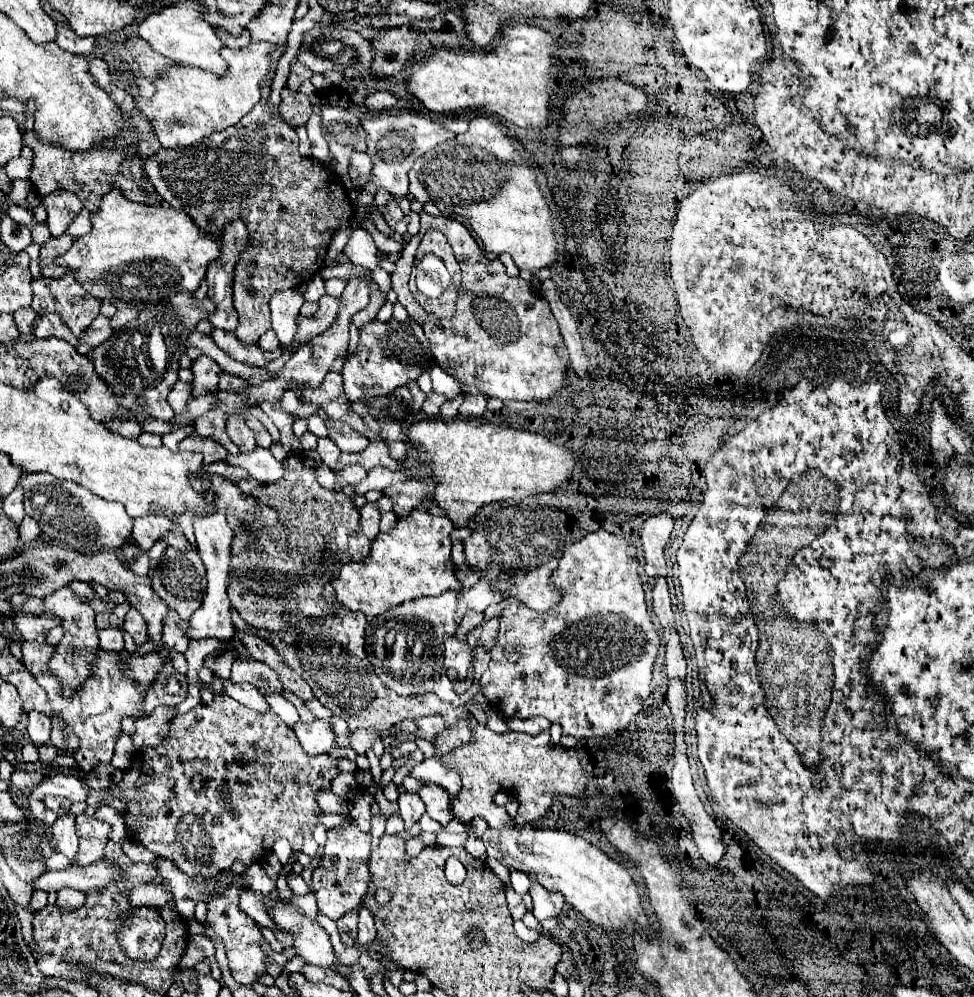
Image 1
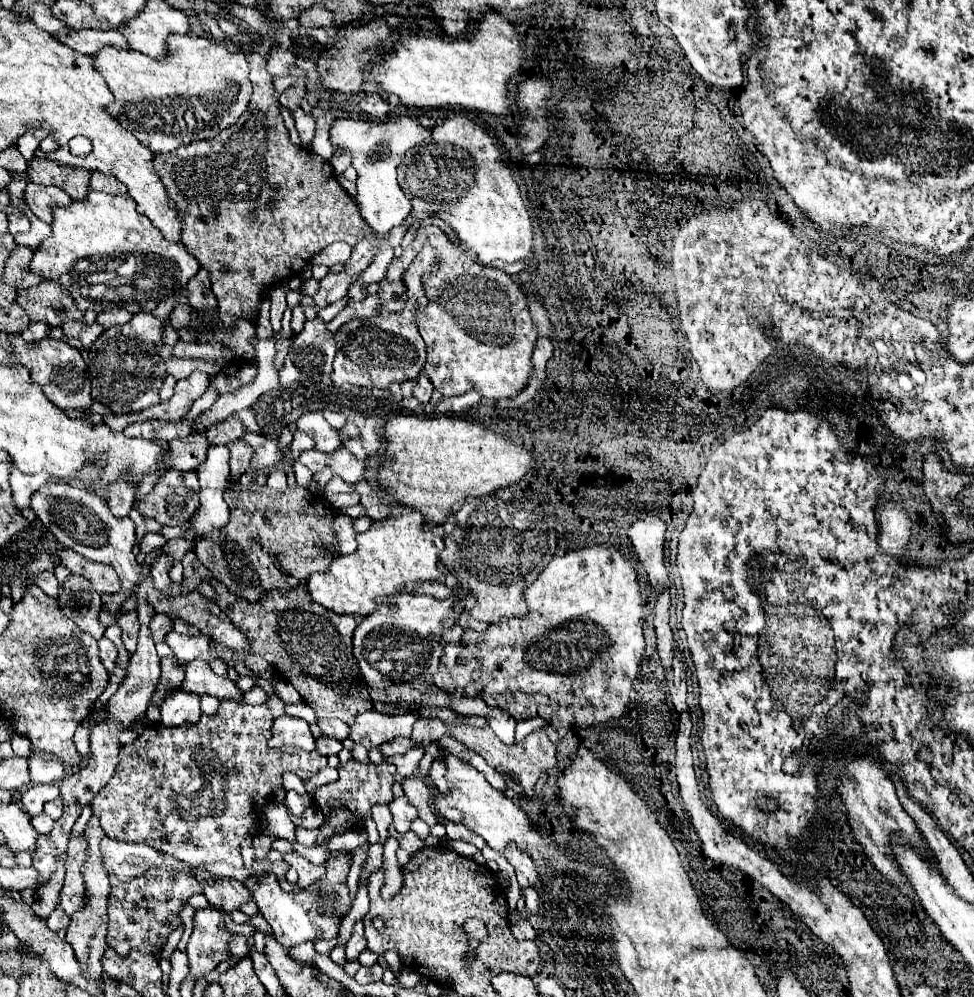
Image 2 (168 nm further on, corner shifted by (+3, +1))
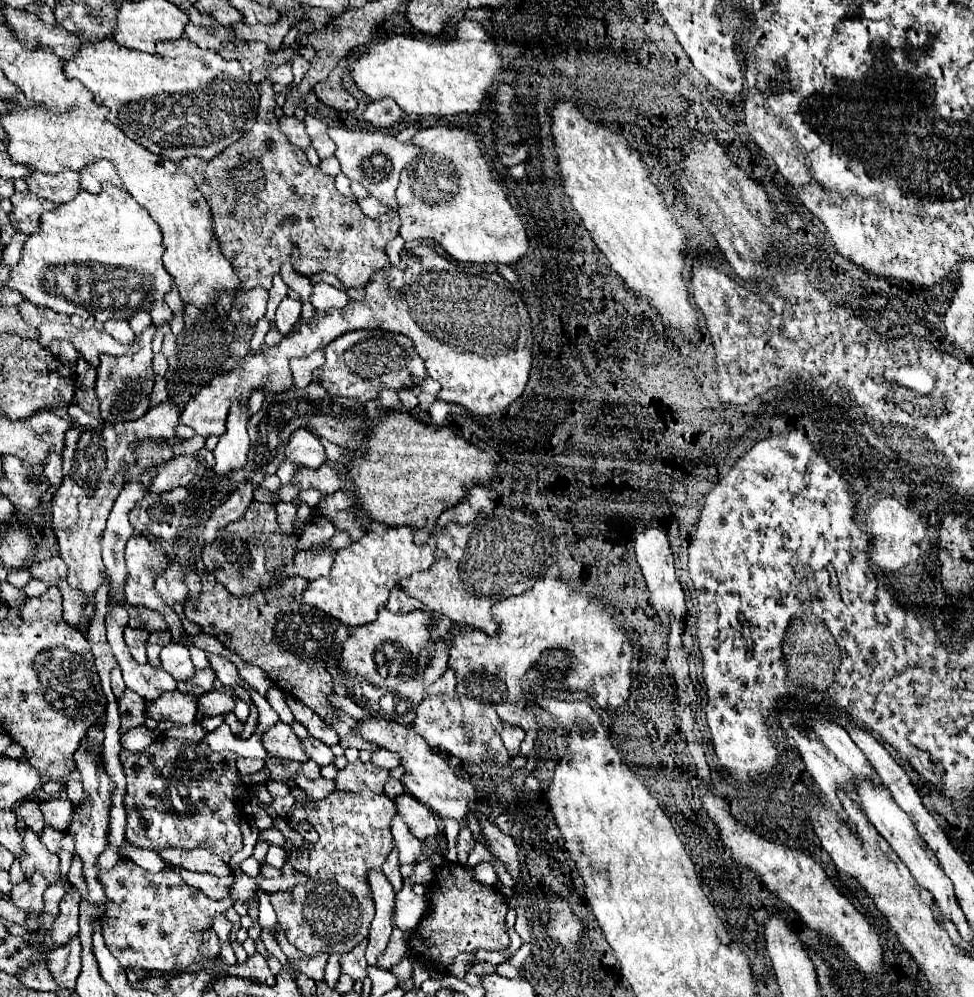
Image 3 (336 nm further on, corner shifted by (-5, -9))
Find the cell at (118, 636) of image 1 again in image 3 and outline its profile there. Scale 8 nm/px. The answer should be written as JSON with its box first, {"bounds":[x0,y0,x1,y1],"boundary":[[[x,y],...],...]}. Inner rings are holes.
{"bounds":[111,665,125,699],"boundary":[[[115,665],[113,671],[111,671],[111,687],[113,687],[113,693],[115,693],[117,699],[119,699],[119,697],[123,695],[123,691],[125,691],[125,683],[123,683],[121,667],[119,667],[119,665]]]}

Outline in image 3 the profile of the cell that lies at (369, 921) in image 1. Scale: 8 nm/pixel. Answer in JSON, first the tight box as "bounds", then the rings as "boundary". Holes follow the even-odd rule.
{"bounds":[341,939,367,979],"boundary":[[[363,939],[355,949],[341,955],[341,971],[347,973],[353,979],[365,979],[367,977],[367,961],[365,961],[365,947],[367,939]]]}

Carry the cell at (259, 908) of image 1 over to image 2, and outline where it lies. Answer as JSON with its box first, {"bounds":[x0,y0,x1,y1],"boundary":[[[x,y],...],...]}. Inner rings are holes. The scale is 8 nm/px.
{"bounds":[203,879,251,913],"boundary":[[[221,879],[221,881],[217,881],[215,885],[205,887],[203,893],[205,893],[207,901],[209,901],[213,907],[217,907],[217,909],[221,909],[221,911],[227,911],[227,913],[233,911],[233,909],[237,909],[241,903],[251,901],[249,891],[247,891],[245,885],[243,885],[241,881],[237,881],[237,879]]]}

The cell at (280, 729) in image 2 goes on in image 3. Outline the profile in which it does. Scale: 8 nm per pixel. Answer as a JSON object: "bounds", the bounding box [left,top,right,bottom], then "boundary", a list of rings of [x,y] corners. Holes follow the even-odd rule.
{"bounds":[263,721,309,761],"boundary":[[[277,721],[265,735],[263,735],[263,747],[271,753],[271,755],[279,755],[279,757],[289,757],[293,761],[307,761],[309,755],[303,749],[301,739],[295,735],[295,731],[291,729],[291,725]]]}

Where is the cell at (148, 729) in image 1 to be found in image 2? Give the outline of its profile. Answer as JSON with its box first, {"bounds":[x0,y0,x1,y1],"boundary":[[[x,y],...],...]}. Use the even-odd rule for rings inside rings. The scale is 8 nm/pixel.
{"bounds":[161,691,203,727],"boundary":[[[179,691],[163,701],[161,723],[165,727],[197,723],[197,719],[201,719],[201,715],[203,715],[203,711],[199,707],[199,697],[193,693]]]}

